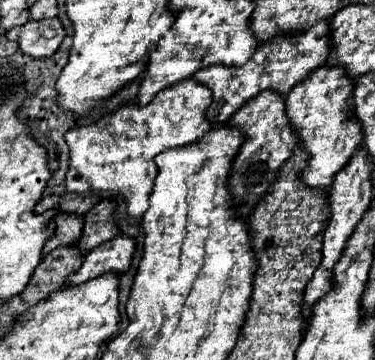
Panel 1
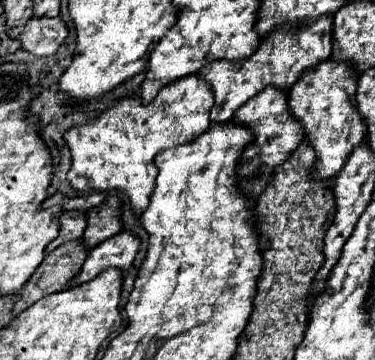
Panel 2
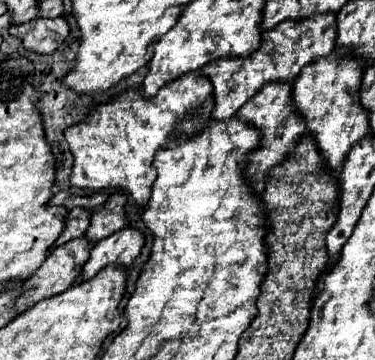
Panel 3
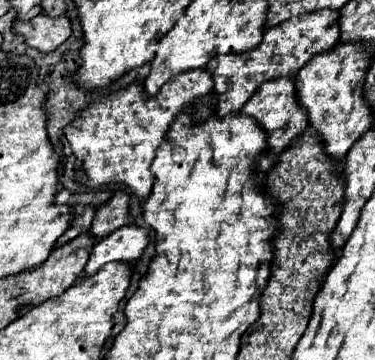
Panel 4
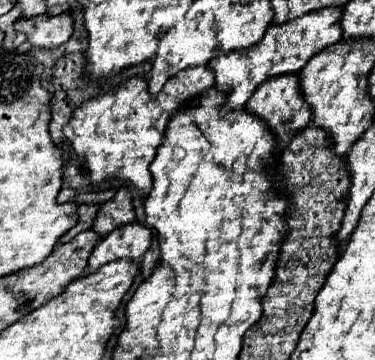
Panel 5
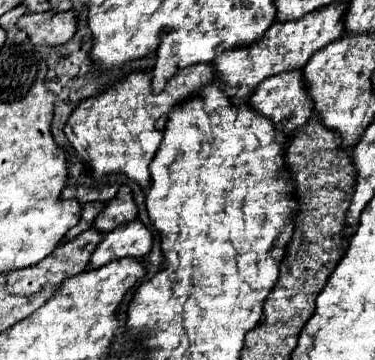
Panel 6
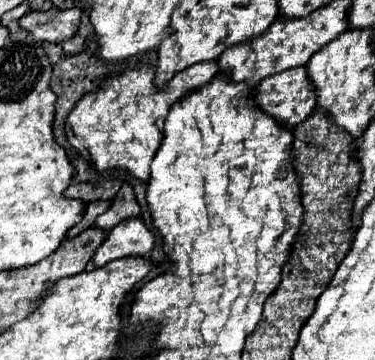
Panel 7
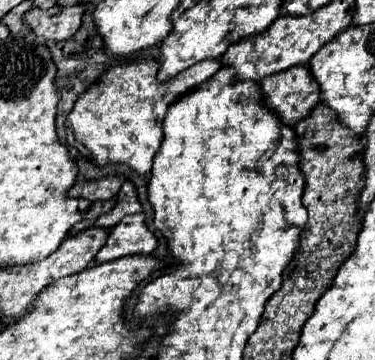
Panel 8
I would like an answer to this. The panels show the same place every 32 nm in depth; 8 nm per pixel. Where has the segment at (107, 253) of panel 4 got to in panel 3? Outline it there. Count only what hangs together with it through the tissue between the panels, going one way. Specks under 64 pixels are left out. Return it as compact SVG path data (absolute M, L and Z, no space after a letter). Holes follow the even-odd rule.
M130 226L100 240L100 244L94 244L90 250L90 258L82 268L82 280L90 280L108 264L130 266L138 258L144 242L144 234Z

